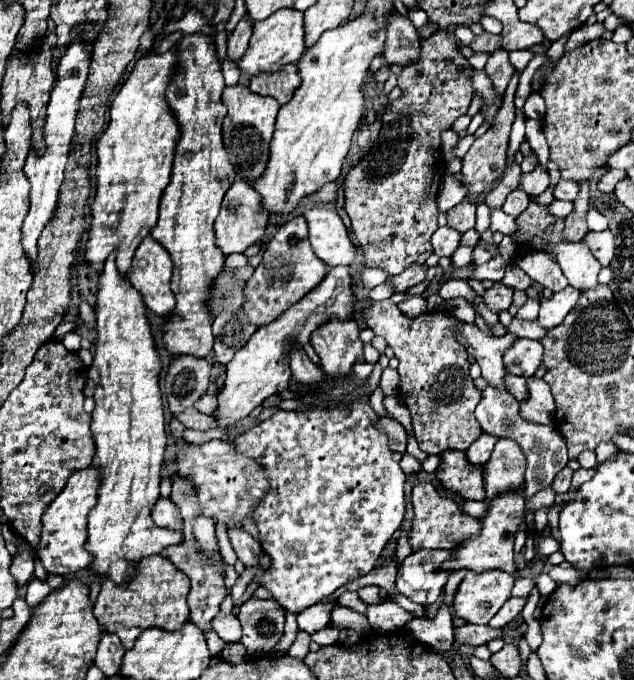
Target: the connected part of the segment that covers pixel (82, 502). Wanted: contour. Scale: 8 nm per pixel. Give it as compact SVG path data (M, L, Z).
M89 466L85 470L79 470L71 474L67 486L63 492L47 506L43 514L43 532L41 542L37 546L37 558L41 560L43 568L49 574L71 574L81 568L87 568L91 562L89 552L85 550L87 540L87 514L97 504L97 486L99 486L99 472Z

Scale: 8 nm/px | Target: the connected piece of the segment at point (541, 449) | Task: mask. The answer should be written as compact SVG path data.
M487 386L483 390L483 398L475 408L475 418L481 426L481 432L497 436L497 438L511 438L515 440L525 458L527 458L527 470L525 470L525 496L531 498L539 490L551 486L553 478L567 466L567 446L561 438L561 432L553 424L529 423L519 416L519 402L505 390L497 390L493 386Z

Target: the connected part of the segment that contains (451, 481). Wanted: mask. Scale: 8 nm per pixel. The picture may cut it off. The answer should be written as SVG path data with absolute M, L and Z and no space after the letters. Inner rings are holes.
M445 450L441 454L441 464L437 468L437 480L441 486L453 494L463 496L465 500L483 500L483 468L471 466L465 458L465 452Z

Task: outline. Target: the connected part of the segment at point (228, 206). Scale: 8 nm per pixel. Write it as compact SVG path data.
M237 180L225 194L223 204L221 204L221 212L215 220L215 234L217 234L217 246L223 250L223 254L235 254L235 252L245 252L245 248L249 248L251 244L255 244L265 228L267 228L267 220L269 214L265 214L261 210L261 200L259 194L245 182L245 180Z

